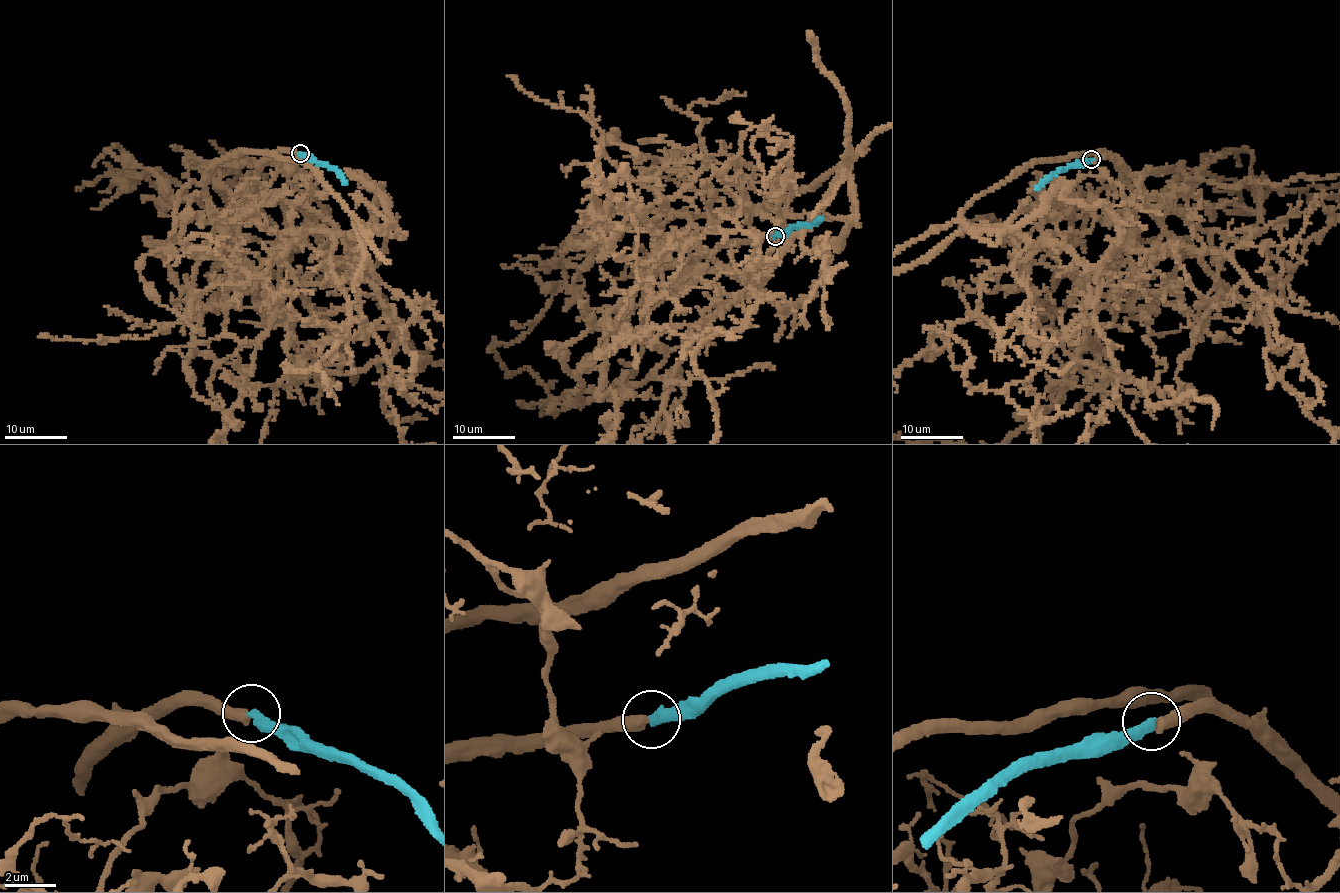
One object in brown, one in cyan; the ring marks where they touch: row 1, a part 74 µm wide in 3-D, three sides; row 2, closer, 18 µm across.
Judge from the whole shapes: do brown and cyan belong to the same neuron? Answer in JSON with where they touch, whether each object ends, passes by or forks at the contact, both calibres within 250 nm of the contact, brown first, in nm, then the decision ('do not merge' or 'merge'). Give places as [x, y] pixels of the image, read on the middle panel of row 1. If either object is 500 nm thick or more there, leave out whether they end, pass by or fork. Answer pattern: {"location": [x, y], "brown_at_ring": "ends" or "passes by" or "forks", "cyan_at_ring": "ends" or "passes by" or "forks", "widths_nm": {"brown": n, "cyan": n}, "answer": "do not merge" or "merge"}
{"location": [775, 236], "brown_at_ring": "ends", "cyan_at_ring": "ends", "widths_nm": {"brown": 440, "cyan": 420}, "answer": "merge"}

